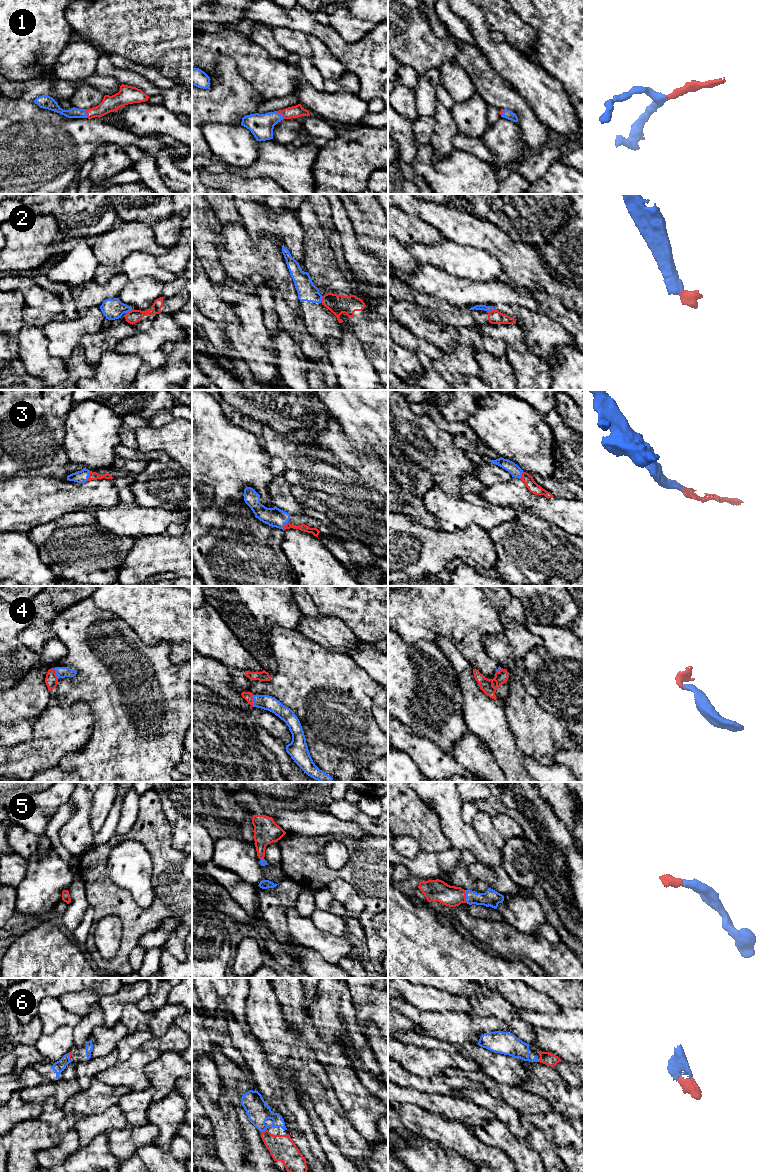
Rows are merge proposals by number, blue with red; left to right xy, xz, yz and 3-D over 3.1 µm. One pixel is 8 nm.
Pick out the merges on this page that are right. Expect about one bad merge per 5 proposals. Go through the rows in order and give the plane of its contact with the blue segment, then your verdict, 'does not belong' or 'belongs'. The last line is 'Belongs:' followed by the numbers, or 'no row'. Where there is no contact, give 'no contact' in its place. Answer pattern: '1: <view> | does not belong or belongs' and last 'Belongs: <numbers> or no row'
1: xy | belongs
2: xy | does not belong
3: xy | belongs
4: xz | belongs
5: yz | belongs
6: xz | belongs
Belongs: 1, 3, 4, 5, 6

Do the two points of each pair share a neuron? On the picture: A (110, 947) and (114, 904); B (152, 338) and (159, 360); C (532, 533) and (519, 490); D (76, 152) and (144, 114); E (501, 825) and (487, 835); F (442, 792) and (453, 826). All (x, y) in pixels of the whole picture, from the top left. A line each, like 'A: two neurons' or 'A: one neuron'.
A: two neurons
B: one neuron
C: two neurons
D: two neurons
E: two neurons
F: one neuron

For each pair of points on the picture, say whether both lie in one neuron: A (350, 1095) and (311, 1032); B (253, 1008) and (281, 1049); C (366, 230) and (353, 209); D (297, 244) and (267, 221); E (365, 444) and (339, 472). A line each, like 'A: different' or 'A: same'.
A: same
B: same
C: same
D: same
E: different

